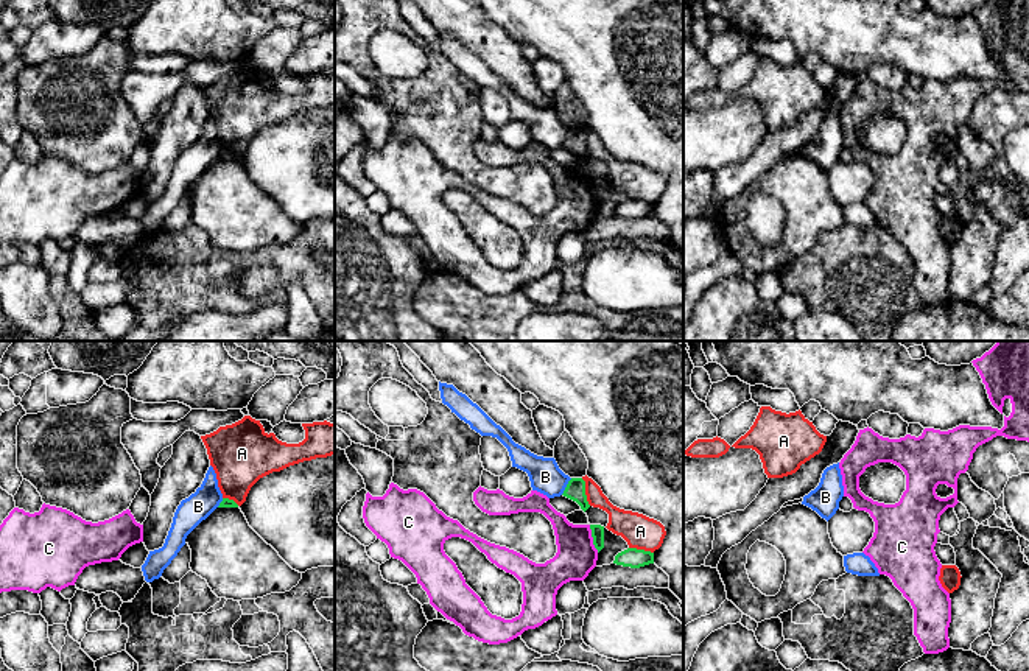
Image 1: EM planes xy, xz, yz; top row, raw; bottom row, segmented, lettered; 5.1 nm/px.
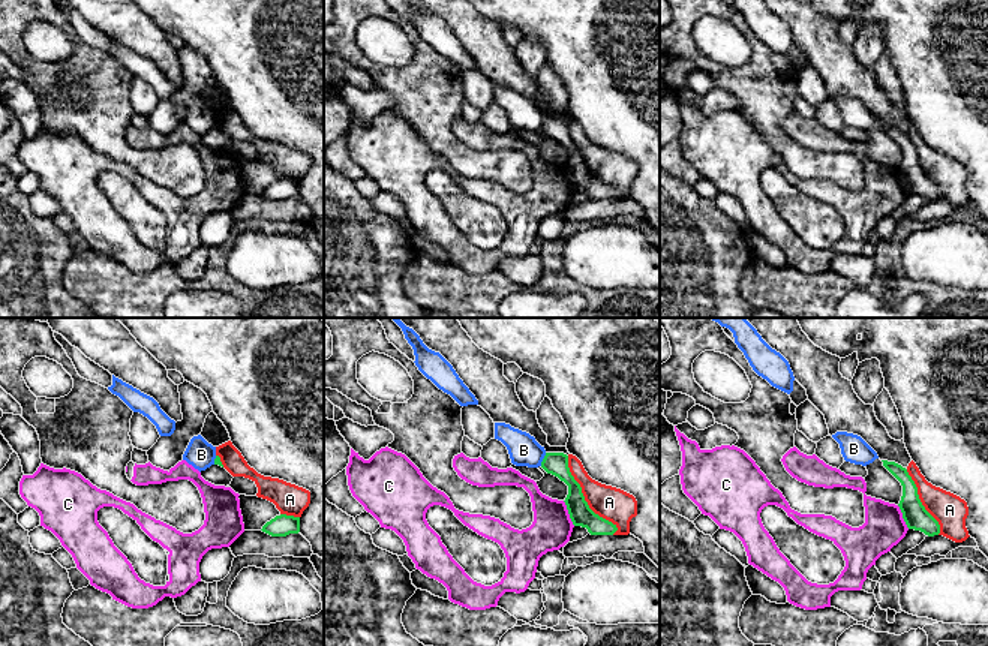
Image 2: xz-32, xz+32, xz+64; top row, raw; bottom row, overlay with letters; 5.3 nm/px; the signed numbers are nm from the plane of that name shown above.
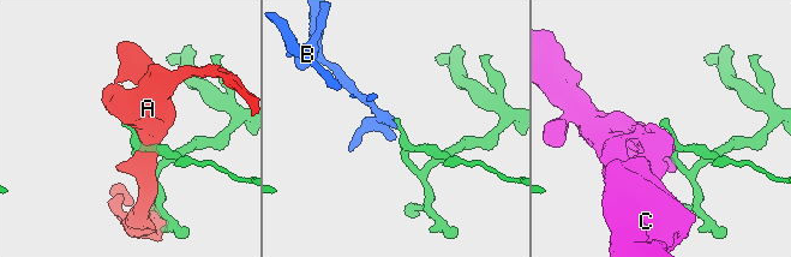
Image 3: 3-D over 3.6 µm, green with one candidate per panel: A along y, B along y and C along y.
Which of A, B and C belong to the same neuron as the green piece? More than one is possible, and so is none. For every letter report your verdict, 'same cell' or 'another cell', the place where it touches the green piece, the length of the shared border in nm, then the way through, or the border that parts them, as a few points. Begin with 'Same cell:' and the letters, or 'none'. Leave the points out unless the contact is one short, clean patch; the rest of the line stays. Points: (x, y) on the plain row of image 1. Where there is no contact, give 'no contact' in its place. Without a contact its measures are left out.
Same cell: none
A: another cell | xz (584, 144) | 150 nm
B: another cell | xz (567, 137) | 110 nm | along xz (572, 129), (561, 145)
C: another cell | xz (593, 190) | 150 nm

